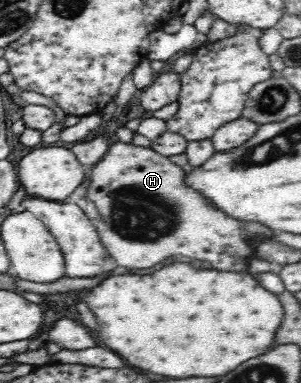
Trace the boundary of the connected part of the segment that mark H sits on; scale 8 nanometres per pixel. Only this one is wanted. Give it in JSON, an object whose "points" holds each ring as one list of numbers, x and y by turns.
{"points":[[115,142,109,146,107,153,88,169,91,175,91,183,89,183,89,189,87,189,87,195,85,196,95,204,99,212,98,217,92,222,97,228,97,233,99,234,99,238,101,238,101,242,103,242,103,246,105,246,109,255,115,259,117,266,121,265,121,267,129,267,129,269,145,269,145,267,157,265,159,261,163,261,163,259,167,259,167,257,171,257,171,255,185,255,185,257,189,257,189,259,207,261,207,263,211,263,213,269,223,269,223,271,247,271,248,261,253,257,251,247,249,247,249,243,247,243,247,237,267,237,267,231,269,231,269,229,267,229,265,225,261,225,261,223,245,223,245,221,233,219,233,217,225,215,221,209,213,207,213,203,209,203,199,190,195,190,195,188,191,188,185,184,186,169,184,167,173,164,168,157,157,153,157,151,151,147,147,148,135,146,132,143]]}

